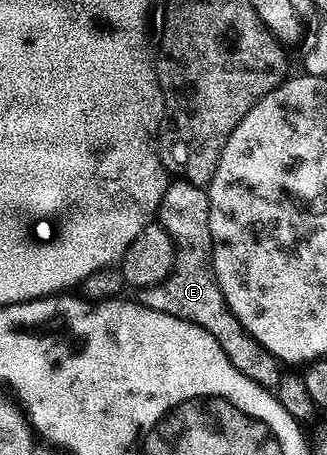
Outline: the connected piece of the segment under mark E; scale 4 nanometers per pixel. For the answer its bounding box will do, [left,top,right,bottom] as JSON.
[137,177,280,388]

